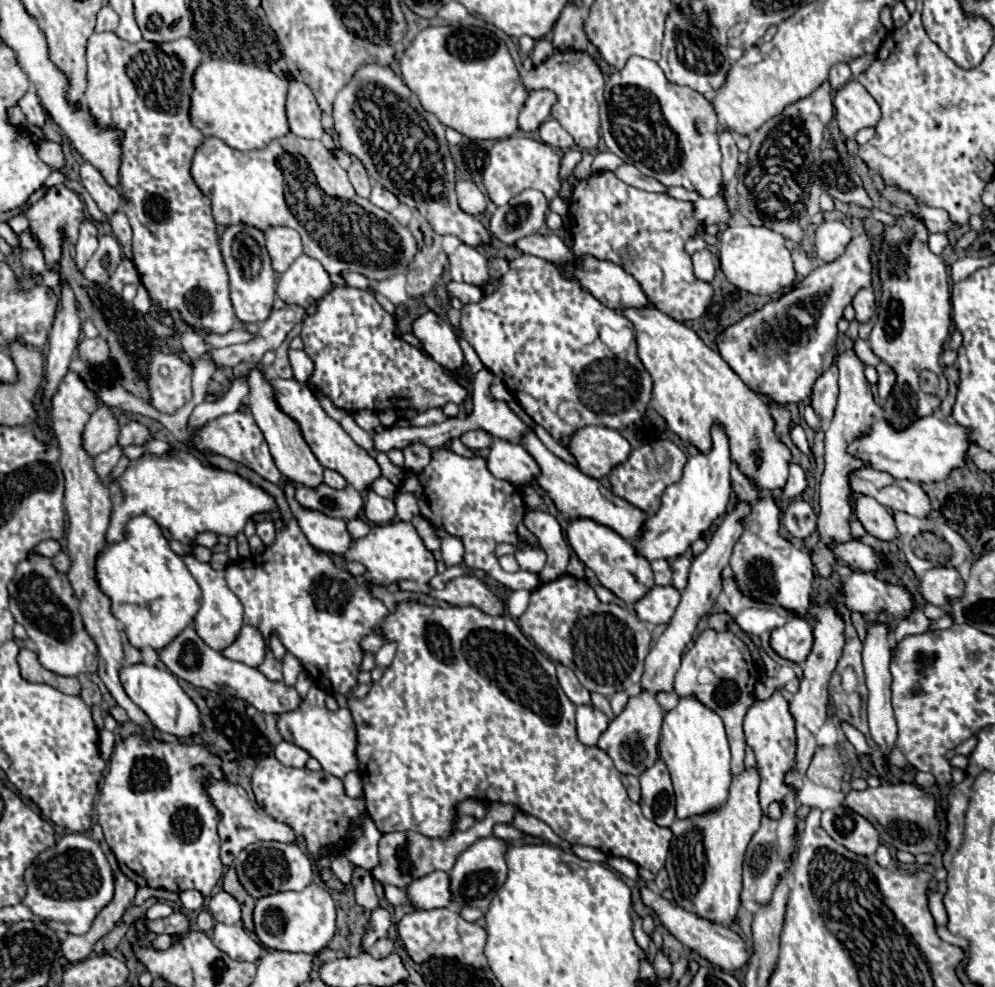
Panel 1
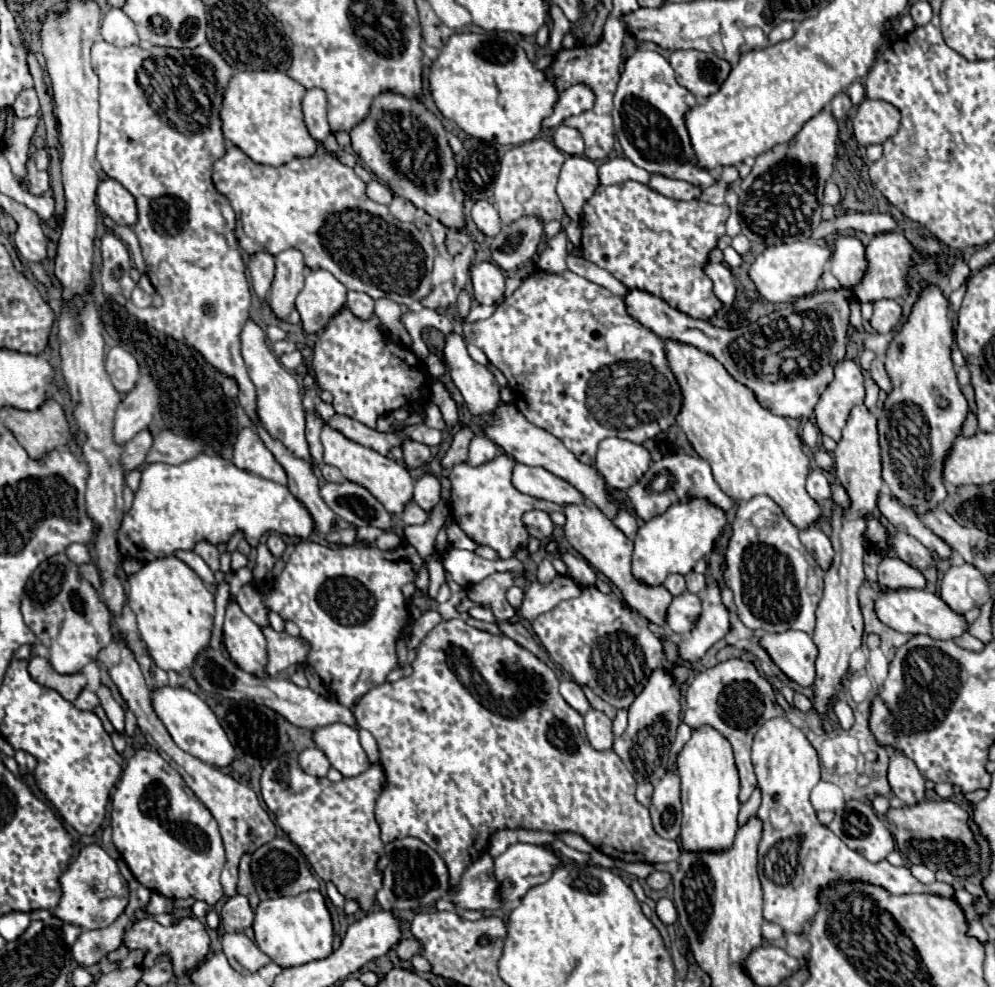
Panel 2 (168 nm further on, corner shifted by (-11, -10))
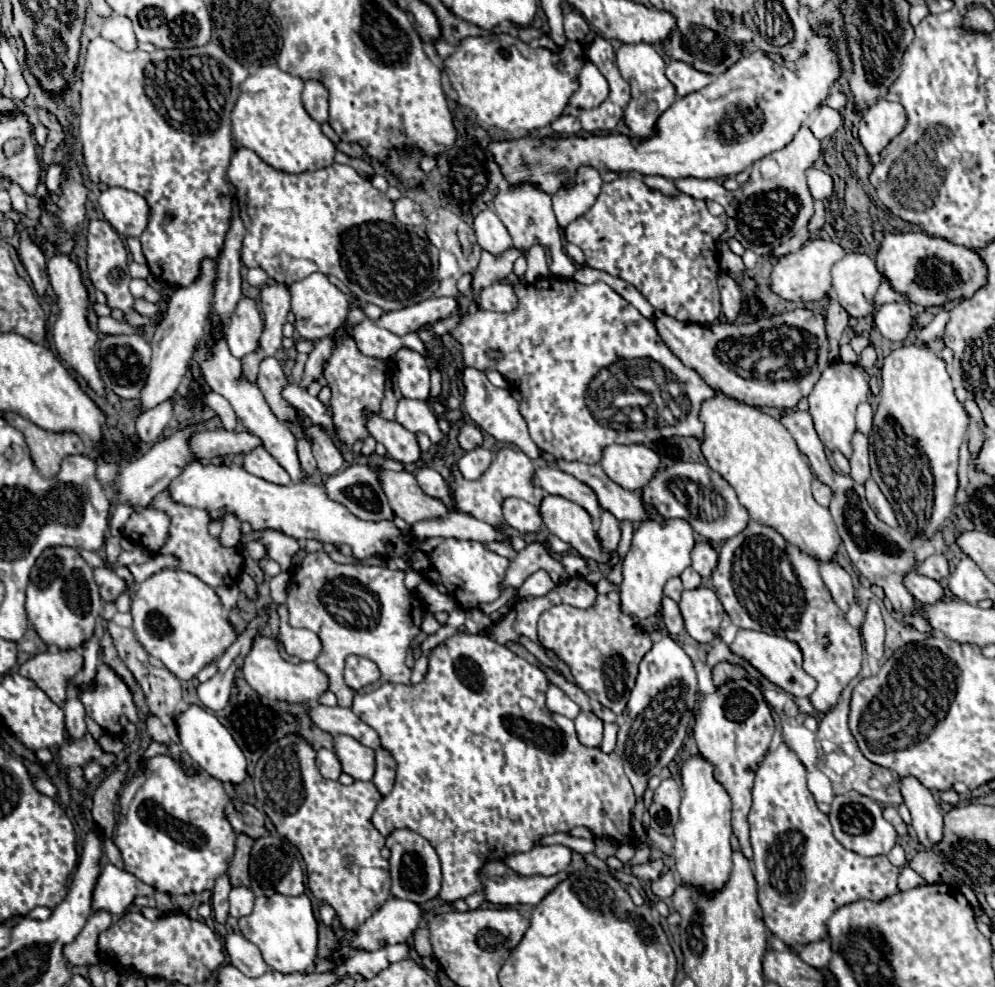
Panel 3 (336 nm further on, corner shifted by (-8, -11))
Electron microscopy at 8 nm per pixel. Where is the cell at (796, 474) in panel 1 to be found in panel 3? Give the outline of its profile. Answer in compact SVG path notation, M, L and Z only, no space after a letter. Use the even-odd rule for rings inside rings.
M814 479L814 481L812 481L812 493L814 493L814 499L816 499L820 505L824 505L824 507L830 505L832 489L830 489L828 485L824 485L820 479Z

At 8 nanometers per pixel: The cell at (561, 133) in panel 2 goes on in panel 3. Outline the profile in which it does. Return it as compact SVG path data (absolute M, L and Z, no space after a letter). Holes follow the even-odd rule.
M562 115L558 117L554 123L552 123L552 129L554 133L558 135L576 135L580 133L580 119L578 117L572 117L572 115Z

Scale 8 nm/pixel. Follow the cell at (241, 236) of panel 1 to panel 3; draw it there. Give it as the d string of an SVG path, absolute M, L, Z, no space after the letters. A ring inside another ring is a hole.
M248 269L246 279L248 279L248 283L250 283L250 285L260 287L262 283L266 283L266 281L268 281L268 275L266 275L266 271L264 271L264 269Z

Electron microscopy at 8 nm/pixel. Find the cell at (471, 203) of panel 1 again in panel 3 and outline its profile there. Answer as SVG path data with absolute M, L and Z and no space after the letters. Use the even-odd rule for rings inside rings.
M482 211L480 215L476 215L474 231L478 237L478 245L492 255L502 255L514 247L508 229L494 211Z

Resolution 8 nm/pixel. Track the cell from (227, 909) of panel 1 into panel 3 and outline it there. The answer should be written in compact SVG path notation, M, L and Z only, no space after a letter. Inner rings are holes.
M234 887L230 891L230 917L244 917L244 915L250 915L252 913L252 907L254 907L254 893L252 889L248 887Z

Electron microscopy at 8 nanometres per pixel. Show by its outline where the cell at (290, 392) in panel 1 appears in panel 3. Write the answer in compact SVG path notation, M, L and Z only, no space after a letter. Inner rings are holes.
M382 471L382 485L392 511L408 525L414 525L422 519L446 517L450 513L442 499L434 499L424 493L414 475L408 471Z

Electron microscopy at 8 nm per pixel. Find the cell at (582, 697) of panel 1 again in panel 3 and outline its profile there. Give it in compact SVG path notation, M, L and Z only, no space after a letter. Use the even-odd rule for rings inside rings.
M550 685L548 691L546 691L546 707L552 713L564 715L568 719L574 719L580 713L580 707L562 689L558 689L556 685Z

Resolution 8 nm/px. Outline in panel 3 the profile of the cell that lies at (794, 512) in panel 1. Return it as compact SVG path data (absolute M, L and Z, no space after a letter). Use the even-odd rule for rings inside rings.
M820 563L820 575L832 593L834 603L846 613L854 603L854 587L850 575L838 563Z

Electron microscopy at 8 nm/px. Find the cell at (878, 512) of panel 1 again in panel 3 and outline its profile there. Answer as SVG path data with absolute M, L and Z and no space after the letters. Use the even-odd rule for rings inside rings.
M933 554L932 557L928 557L924 563L916 563L914 569L924 575L924 577L930 577L930 579L936 579L936 581L942 581L944 577L950 575L950 569L948 569L948 561L942 554Z

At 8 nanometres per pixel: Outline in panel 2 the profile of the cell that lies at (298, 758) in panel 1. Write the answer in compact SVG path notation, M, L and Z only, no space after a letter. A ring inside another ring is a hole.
M307 748L307 750L299 752L297 754L297 764L303 772L307 772L311 776L325 776L329 766L331 766L327 756L319 748Z

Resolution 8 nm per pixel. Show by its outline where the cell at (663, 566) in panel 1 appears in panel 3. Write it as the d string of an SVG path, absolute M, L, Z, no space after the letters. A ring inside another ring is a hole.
M678 577L670 579L670 581L666 583L666 587L664 587L664 595L670 597L670 599L674 599L674 601L680 601L680 593L682 593L682 591L684 591L684 587L682 587L682 581L680 581Z

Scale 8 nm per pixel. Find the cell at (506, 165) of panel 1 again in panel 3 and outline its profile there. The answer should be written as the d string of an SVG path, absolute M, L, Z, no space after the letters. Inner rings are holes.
M522 183L514 189L502 187L494 199L494 207L496 207L496 215L500 217L500 221L506 225L508 233L512 235L514 247L518 251L528 251L532 245L542 245L546 249L550 249L550 275L552 277L562 277L562 279L572 279L576 265L574 261L564 253L562 249L562 239L560 239L560 227L556 223L554 211L552 211L552 197L544 191L540 191L538 187L530 185L530 183Z

